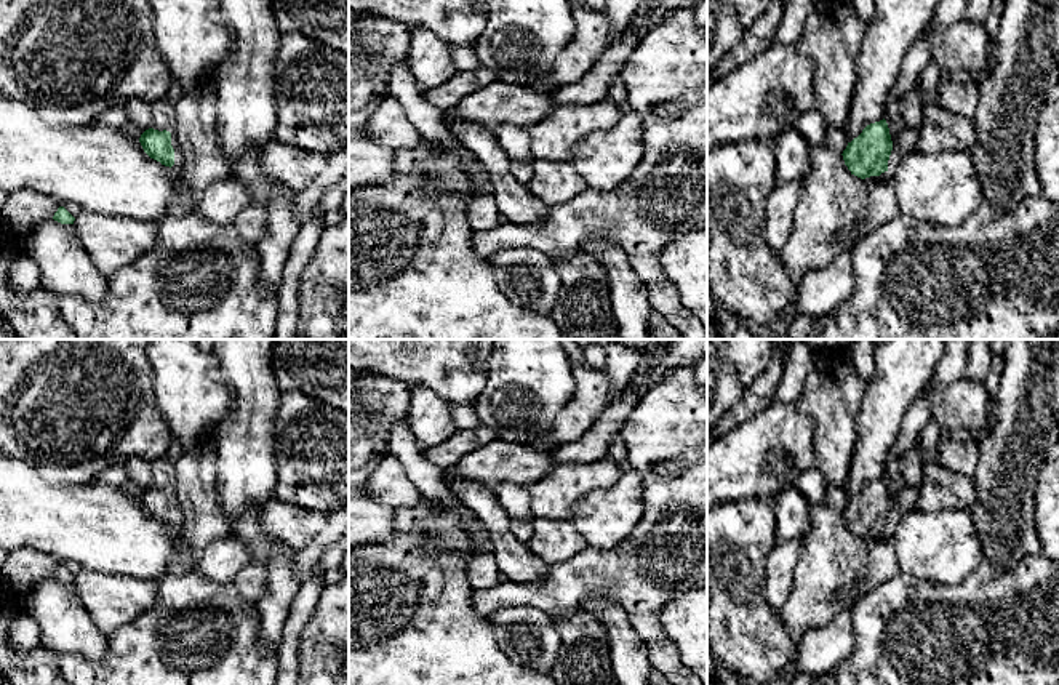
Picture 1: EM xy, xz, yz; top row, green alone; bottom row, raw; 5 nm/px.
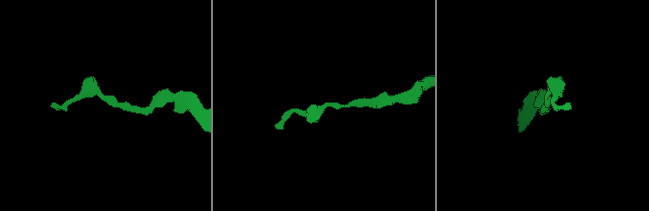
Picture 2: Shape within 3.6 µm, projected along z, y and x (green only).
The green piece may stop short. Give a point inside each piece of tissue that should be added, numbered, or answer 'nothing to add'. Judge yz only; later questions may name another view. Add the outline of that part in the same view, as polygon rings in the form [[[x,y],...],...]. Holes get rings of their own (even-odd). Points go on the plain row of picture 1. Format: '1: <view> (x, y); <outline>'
1: yz (906, 501); [[[904,487],[901,490],[888,519],[888,530],[891,530],[904,514],[917,507],[918,495],[920,488]]]

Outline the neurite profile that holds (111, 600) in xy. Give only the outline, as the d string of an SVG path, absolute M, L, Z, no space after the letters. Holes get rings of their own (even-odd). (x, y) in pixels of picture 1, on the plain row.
M85 568L75 575L72 584L90 618L106 637L142 615L158 594L157 581Z

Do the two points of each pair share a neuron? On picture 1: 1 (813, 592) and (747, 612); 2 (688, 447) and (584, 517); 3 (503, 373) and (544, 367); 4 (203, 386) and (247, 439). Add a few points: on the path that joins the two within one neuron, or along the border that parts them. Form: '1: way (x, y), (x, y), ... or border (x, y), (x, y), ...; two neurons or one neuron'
1: border (778, 613), (783, 624), (794, 636); two neurons
2: border (632, 466), (643, 477), (643, 514); two neurons
3: way (512, 373), (535, 370); one neuron
4: border (223, 380), (231, 388), (234, 410), (213, 442); two neurons

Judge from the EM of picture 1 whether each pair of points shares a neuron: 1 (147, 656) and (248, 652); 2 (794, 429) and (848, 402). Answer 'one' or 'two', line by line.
1: one
2: two

